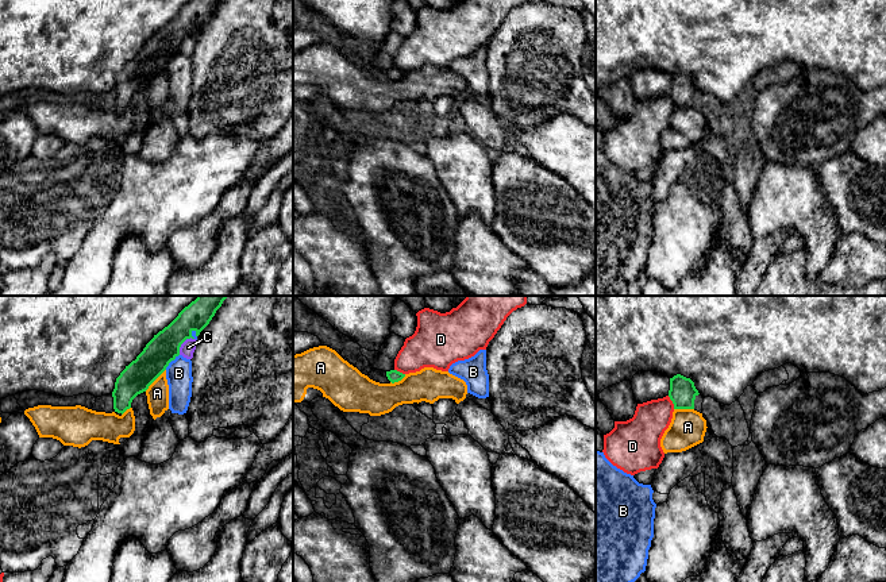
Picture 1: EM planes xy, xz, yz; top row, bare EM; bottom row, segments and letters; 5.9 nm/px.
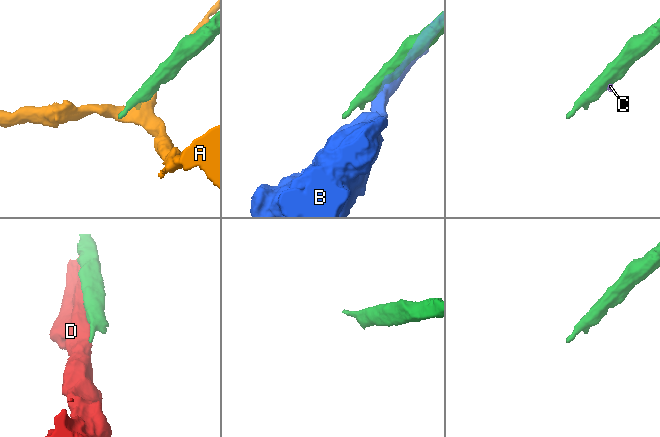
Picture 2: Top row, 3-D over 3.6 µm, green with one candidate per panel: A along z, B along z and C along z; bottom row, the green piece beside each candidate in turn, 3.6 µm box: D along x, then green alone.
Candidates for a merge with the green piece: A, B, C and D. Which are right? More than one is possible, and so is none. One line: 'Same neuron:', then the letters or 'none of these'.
Same neuron: none of these

